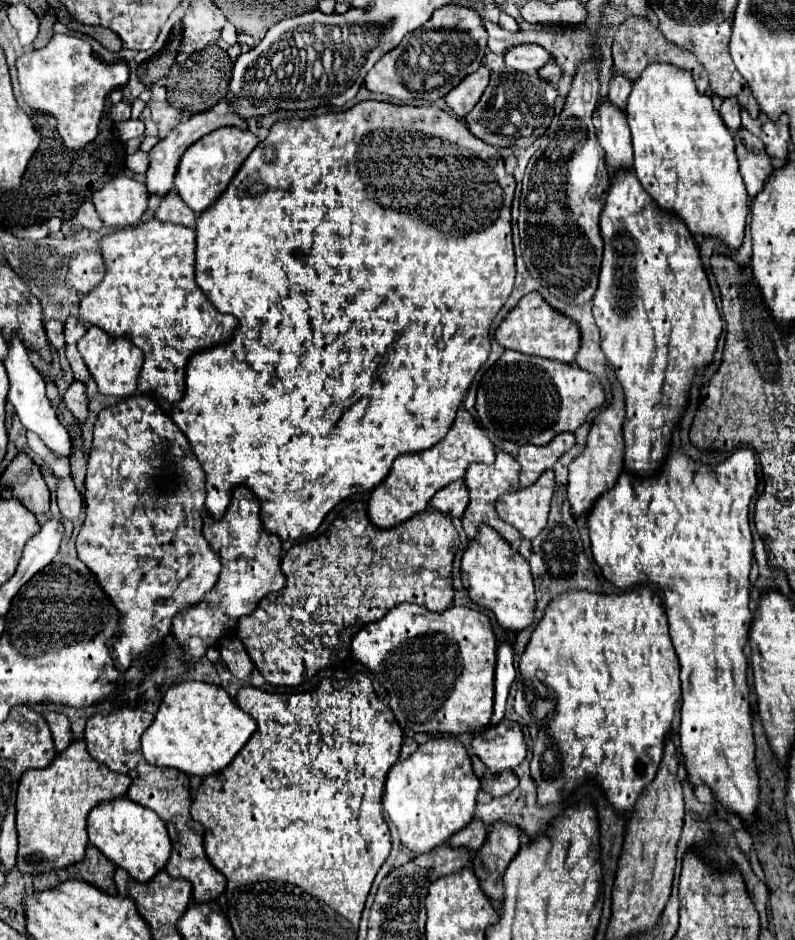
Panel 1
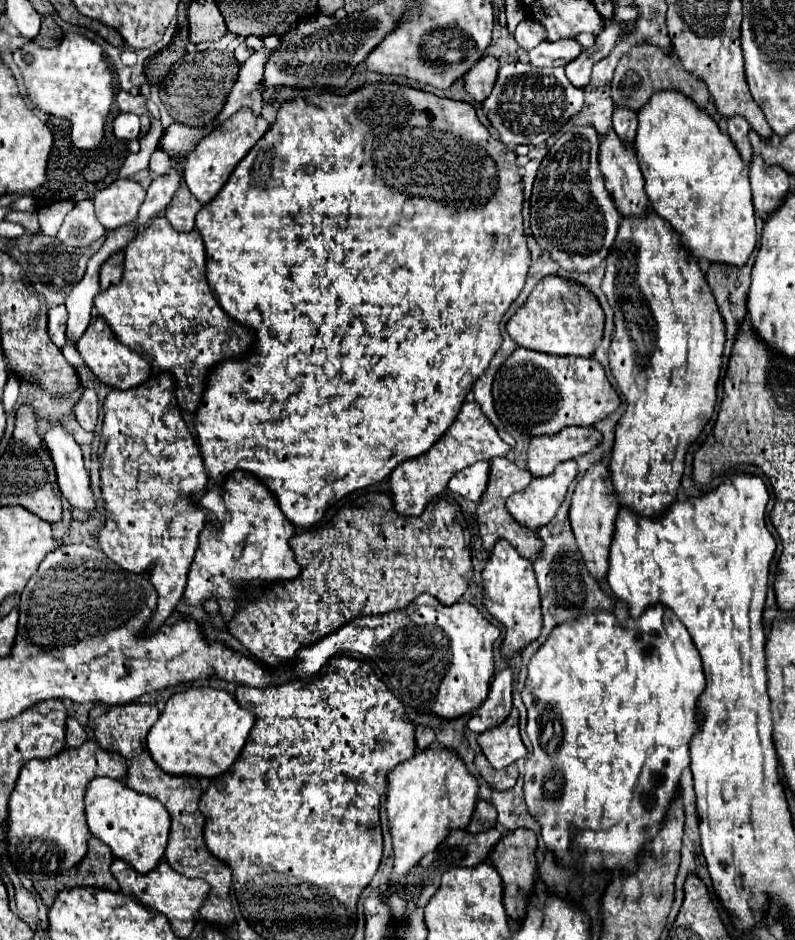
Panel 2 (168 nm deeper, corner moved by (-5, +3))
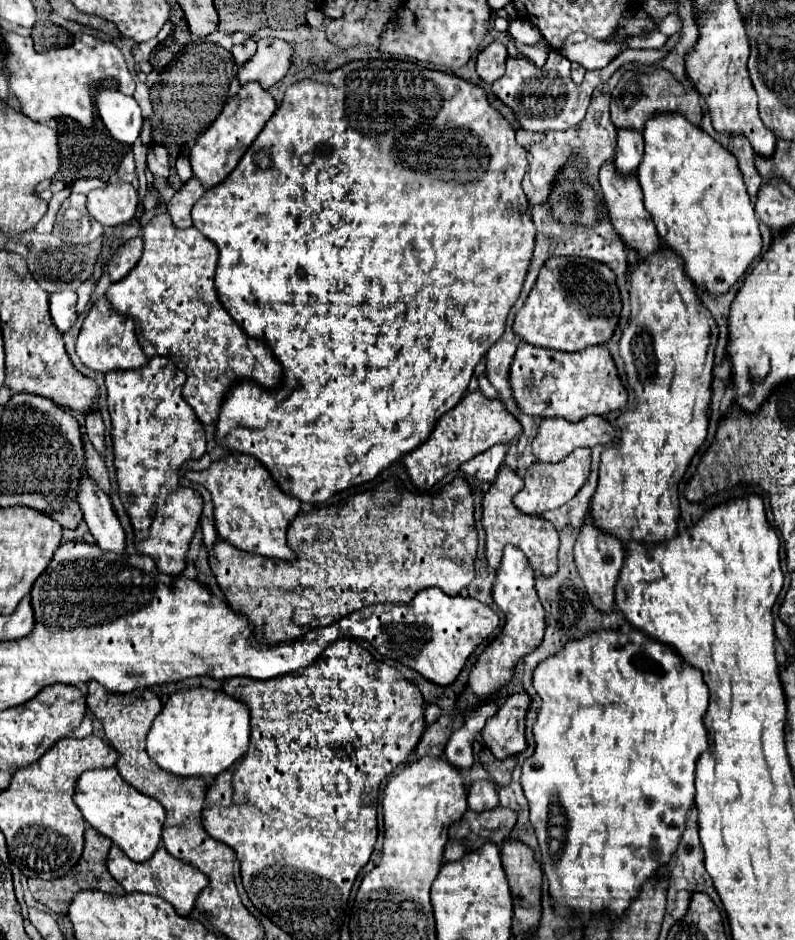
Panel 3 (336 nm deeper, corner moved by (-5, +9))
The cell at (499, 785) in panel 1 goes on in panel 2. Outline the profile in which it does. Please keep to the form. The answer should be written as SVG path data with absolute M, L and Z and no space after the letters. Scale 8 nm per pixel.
M477 753L477 755L475 755L475 765L477 765L481 777L483 777L493 789L497 789L497 791L511 789L511 787L515 785L515 781L517 781L517 767L515 767L515 765L509 765L509 767L497 771L497 769L493 769L493 767L489 765L489 761L485 759L483 753Z

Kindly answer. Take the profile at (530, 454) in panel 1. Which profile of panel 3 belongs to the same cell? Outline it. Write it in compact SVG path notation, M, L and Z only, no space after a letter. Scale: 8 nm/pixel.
M587 417L577 423L563 419L543 419L533 439L533 455L543 463L559 463L577 447L605 445L615 437L615 429L605 417Z

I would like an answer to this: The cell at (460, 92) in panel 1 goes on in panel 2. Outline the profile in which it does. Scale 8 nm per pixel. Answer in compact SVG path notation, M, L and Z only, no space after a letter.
M485 55L483 59L479 59L479 63L475 63L475 67L471 67L471 71L467 71L465 75L467 93L479 103L487 99L487 95L495 85L497 71L499 71L499 59L495 55Z

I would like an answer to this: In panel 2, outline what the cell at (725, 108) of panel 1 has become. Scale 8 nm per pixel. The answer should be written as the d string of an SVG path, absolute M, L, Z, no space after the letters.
M731 117L729 119L729 137L735 143L737 151L741 153L741 159L745 165L751 165L751 157L753 157L753 149L749 143L749 123L743 117Z

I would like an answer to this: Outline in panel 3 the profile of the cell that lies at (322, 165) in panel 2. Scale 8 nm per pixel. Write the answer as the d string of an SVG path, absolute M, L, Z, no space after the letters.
M395 59L351 61L333 73L319 75L321 83L303 79L289 85L279 107L269 91L259 89L255 83L247 83L229 99L211 127L199 135L189 153L193 175L205 189L213 187L193 205L191 215L193 225L219 249L215 273L219 301L245 333L273 345L273 355L283 367L279 387L265 389L255 385L255 381L237 381L231 385L221 403L219 419L215 421L215 441L229 451L259 459L281 491L297 497L301 503L323 503L347 487L367 483L399 457L411 453L411 449L417 449L429 439L439 417L463 399L483 355L503 335L505 319L521 293L535 249L535 223L527 215L527 197L521 189L527 171L525 149L515 141L511 125L489 105L487 93L481 87L455 75L429 71L421 65Z

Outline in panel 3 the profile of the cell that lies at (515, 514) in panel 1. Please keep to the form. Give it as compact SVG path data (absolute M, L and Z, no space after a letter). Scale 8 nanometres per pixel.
M575 449L575 453L571 453L571 457L565 457L559 463L539 463L539 461L533 463L525 475L523 489L513 497L515 507L527 515L541 515L545 511L561 507L587 481L589 463L591 463L591 449Z

